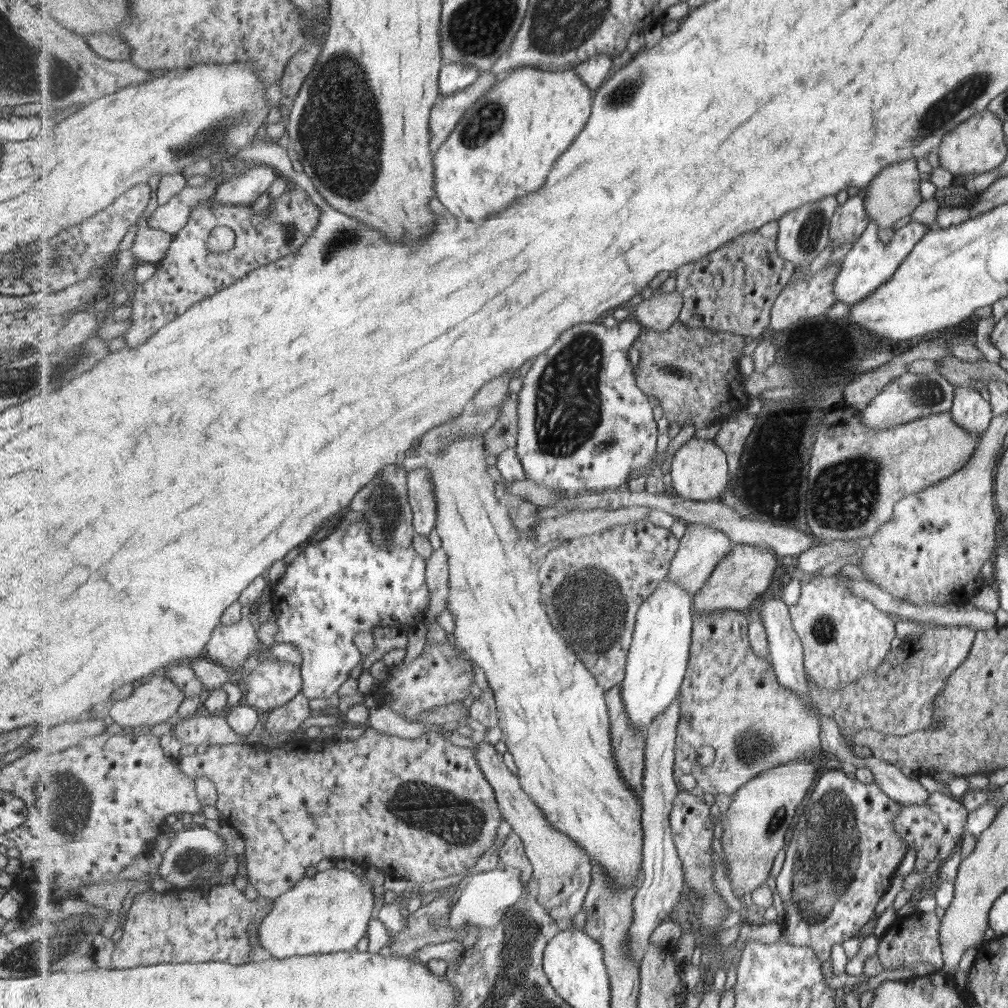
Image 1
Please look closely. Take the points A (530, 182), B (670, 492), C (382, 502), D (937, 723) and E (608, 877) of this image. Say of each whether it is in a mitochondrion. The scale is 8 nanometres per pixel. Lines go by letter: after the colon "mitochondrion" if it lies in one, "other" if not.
A: other
B: other
C: mitochondrion
D: other
E: other

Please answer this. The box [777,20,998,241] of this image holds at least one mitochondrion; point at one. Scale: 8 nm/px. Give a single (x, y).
(970, 88)

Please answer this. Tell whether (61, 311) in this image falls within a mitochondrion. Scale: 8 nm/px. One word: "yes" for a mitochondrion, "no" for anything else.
no

